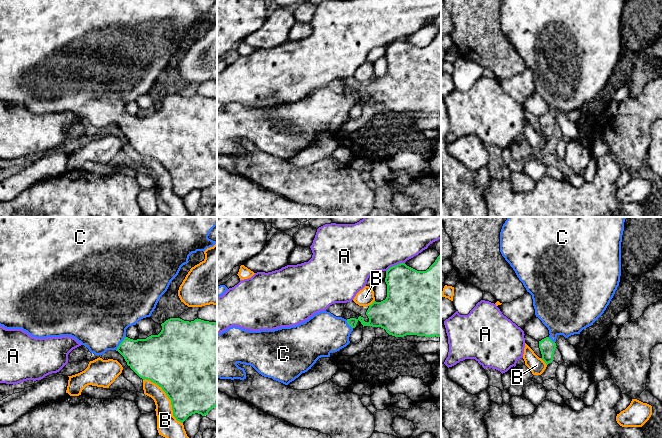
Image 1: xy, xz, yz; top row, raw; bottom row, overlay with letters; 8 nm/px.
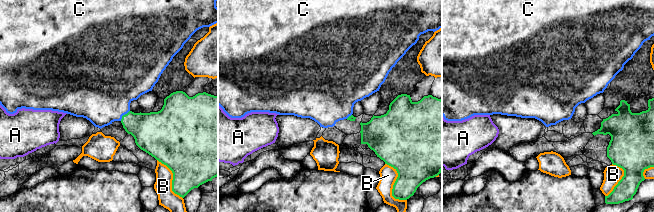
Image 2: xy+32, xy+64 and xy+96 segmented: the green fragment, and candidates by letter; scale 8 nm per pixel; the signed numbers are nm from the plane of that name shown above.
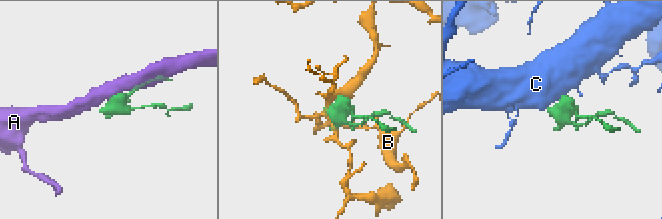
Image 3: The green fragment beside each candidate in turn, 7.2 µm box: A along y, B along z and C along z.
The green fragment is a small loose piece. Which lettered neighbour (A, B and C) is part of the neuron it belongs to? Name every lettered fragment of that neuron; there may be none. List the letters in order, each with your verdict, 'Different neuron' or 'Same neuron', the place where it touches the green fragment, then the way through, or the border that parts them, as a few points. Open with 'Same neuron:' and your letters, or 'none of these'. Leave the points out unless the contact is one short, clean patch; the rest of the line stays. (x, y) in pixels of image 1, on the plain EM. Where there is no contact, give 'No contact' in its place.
Same neuron: C
A: Different neuron. Touches green at xz (395, 41)
B: Different neuron. Touches green at xy (168, 173)
C: Same neuron. Touches green at xy (120, 119). Path across: xy (147, 133), (120, 119), (99, 96)

